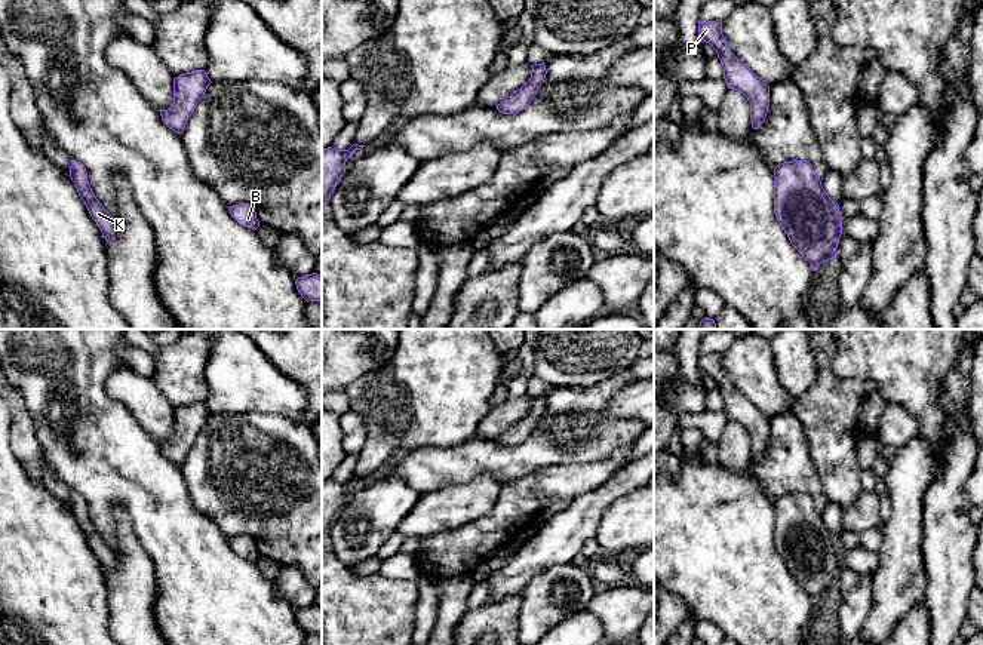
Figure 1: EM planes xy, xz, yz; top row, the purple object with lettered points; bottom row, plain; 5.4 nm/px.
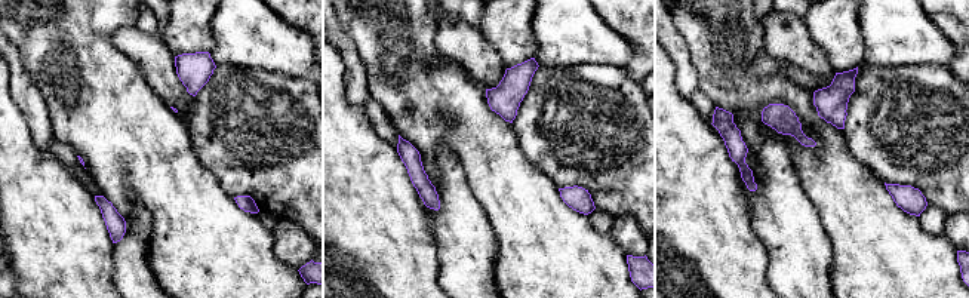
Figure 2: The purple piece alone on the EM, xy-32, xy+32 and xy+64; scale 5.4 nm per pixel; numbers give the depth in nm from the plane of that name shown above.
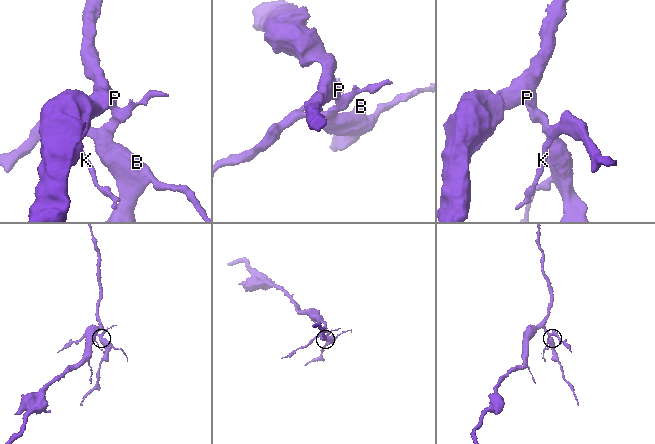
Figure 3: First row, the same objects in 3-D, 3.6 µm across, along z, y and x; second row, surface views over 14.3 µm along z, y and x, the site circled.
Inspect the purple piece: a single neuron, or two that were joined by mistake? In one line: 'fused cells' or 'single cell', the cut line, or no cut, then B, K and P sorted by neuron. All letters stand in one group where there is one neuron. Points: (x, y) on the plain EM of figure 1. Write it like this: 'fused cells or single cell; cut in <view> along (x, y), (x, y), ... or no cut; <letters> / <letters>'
single cell; no cut; B K P

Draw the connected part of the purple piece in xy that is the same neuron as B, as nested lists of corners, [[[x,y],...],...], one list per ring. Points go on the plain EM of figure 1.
[[[239,535],[228,540],[231,549],[243,559],[256,562],[259,553],[256,552],[255,540],[249,535]]]

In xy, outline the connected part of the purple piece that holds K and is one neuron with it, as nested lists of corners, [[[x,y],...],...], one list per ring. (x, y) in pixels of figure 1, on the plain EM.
[[[71,492],[70,510],[74,515],[79,528],[85,534],[92,552],[99,559],[102,568],[105,569],[107,574],[113,575],[116,572],[114,550],[104,541],[104,538],[95,529],[95,526],[89,517],[89,513],[87,513],[86,500],[80,494]]]

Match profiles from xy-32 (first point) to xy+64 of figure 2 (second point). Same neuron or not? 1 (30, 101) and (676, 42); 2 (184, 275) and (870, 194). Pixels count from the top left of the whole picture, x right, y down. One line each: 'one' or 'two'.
1: one
2: one

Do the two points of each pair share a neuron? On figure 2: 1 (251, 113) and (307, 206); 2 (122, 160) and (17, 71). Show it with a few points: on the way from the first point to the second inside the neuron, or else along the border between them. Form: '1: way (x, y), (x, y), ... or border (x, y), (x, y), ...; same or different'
1: way (267, 137), (307, 177), (307, 183); same
2: border (22, 60), (24, 70), (39, 91), (52, 123); different

